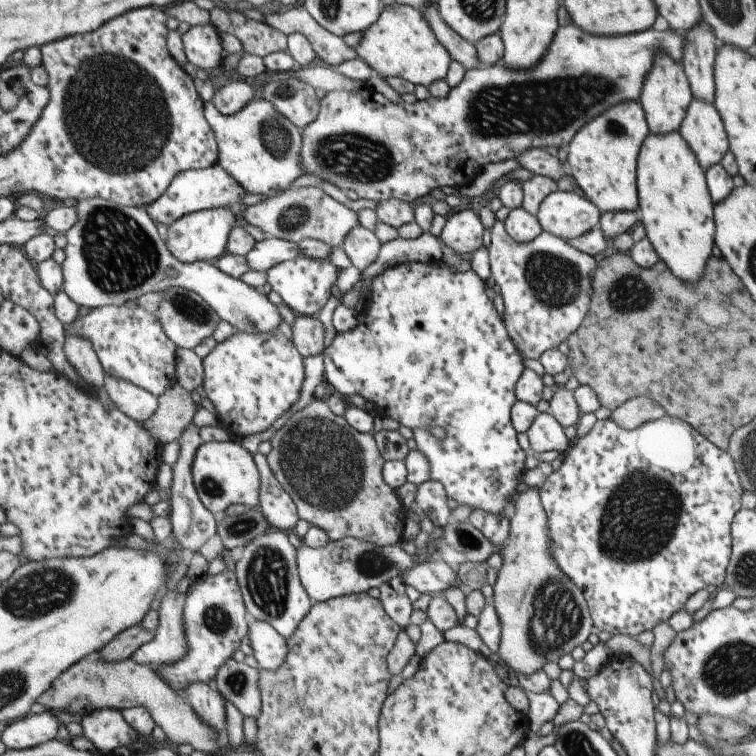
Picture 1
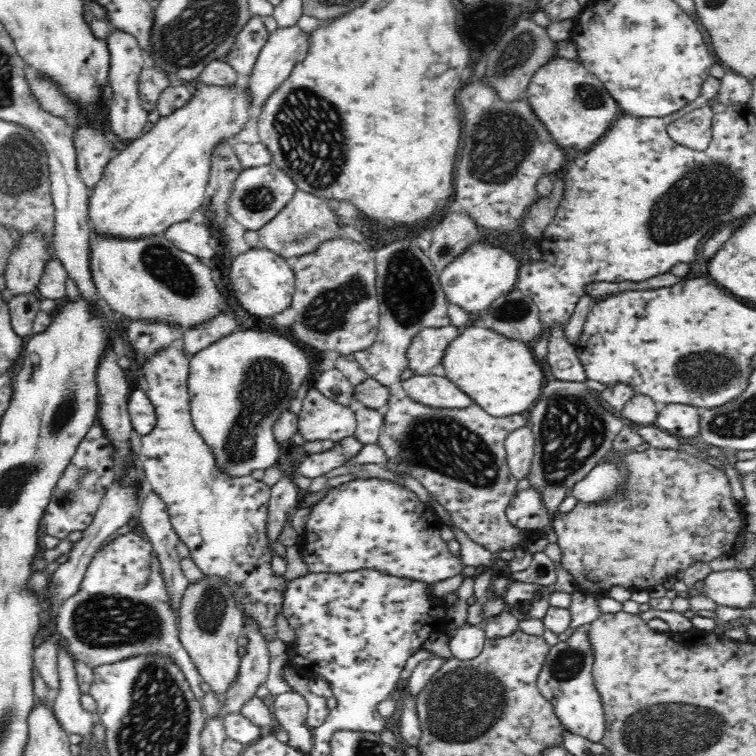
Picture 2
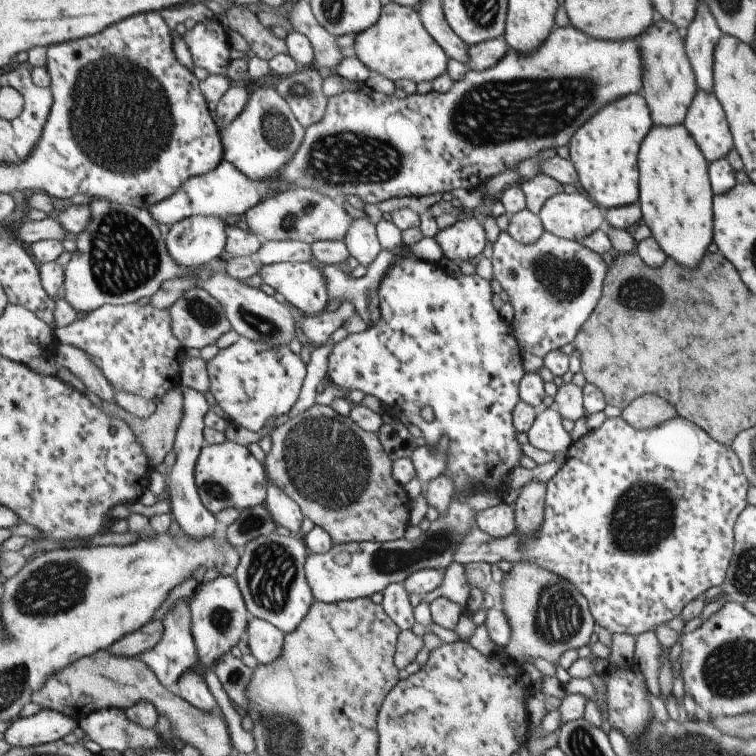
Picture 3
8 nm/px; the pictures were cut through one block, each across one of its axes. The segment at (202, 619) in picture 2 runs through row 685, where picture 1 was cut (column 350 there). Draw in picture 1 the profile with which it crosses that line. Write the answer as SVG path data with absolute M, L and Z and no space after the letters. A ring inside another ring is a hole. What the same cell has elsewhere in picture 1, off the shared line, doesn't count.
M293 186L274 198L262 200L242 211L245 220L265 233L267 238L279 238L295 243L304 239L316 239L335 248L342 247L349 234L362 224L358 212L337 202L325 190L315 186Z

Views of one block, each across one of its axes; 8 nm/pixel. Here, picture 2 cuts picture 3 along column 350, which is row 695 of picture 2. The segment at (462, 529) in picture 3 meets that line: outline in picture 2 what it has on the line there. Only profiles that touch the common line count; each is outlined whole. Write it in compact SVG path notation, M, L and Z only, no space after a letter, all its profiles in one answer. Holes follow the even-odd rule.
M587 626L574 627L572 634L549 646L541 669L537 686L550 701L553 711L566 729L587 738L590 742L600 743L606 732L604 705L593 677L594 649L590 643Z

